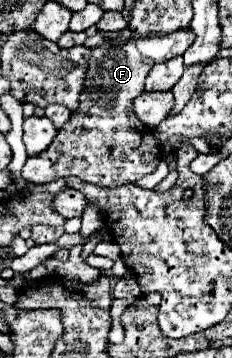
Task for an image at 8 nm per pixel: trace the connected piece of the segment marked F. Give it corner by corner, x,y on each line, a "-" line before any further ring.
186,28
164,36
132,38
122,46
114,40
106,40
92,48
78,110
70,114
70,120
58,130
48,150
26,160
22,178
32,184
48,184
60,178
78,176
84,182
116,188
154,172
162,160
162,144
158,138
148,138
152,136
152,130
136,120
132,102
142,94
150,68
156,62
182,56
192,40
194,36

